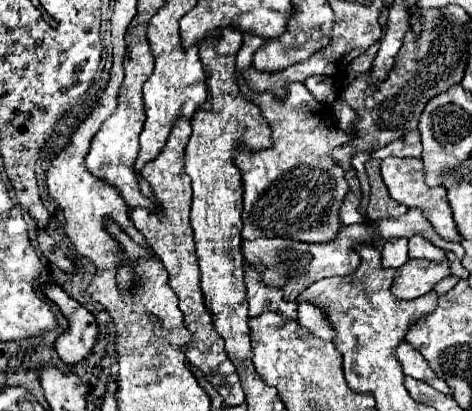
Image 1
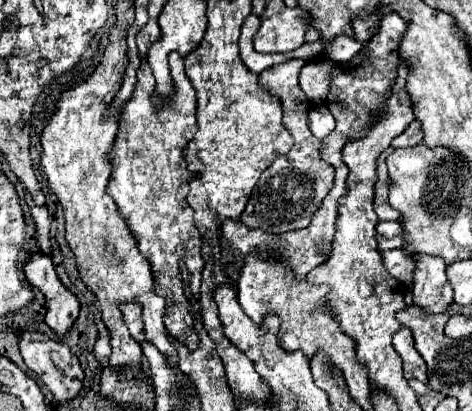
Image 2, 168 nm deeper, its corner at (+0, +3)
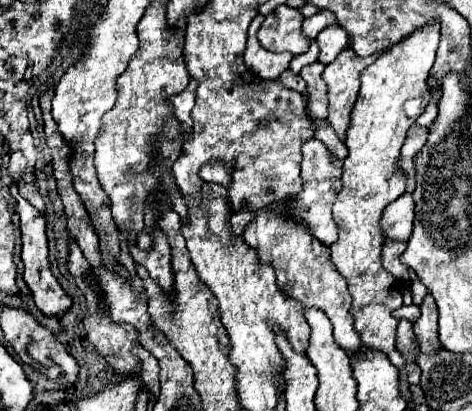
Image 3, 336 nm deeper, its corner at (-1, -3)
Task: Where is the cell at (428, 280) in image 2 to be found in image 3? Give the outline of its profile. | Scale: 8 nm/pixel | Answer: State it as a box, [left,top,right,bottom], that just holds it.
[414,294,438,354]

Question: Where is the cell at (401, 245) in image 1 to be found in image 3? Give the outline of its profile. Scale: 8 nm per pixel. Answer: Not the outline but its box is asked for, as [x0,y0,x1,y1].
[380,194,414,242]

